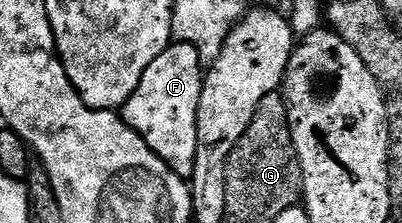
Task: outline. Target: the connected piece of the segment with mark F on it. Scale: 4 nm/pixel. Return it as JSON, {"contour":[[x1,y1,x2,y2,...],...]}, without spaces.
{"contour":[[175,41,167,50,160,52,152,64,144,72,140,84,133,96,126,101,124,117,126,123,148,145,165,160,178,175,184,179,191,179,194,176,194,161,198,151,198,105,202,95,202,80,204,77,204,62,199,47,190,42]]}

